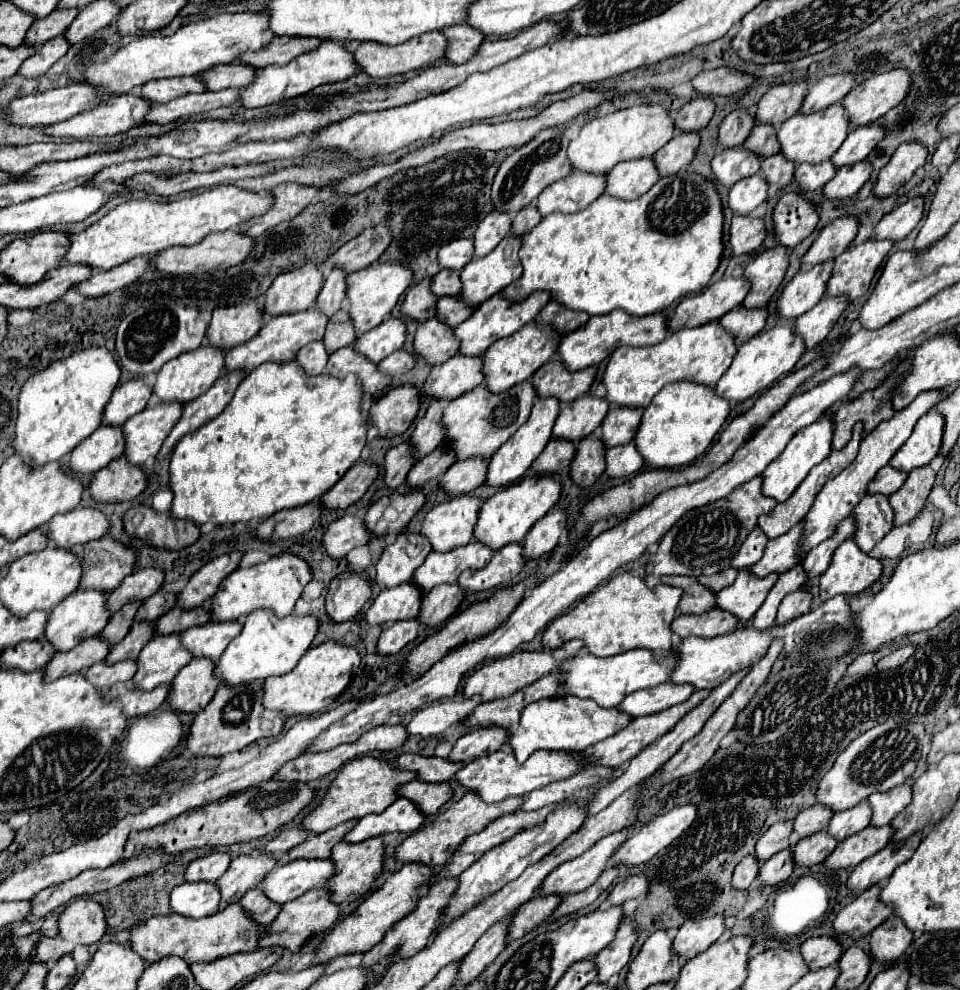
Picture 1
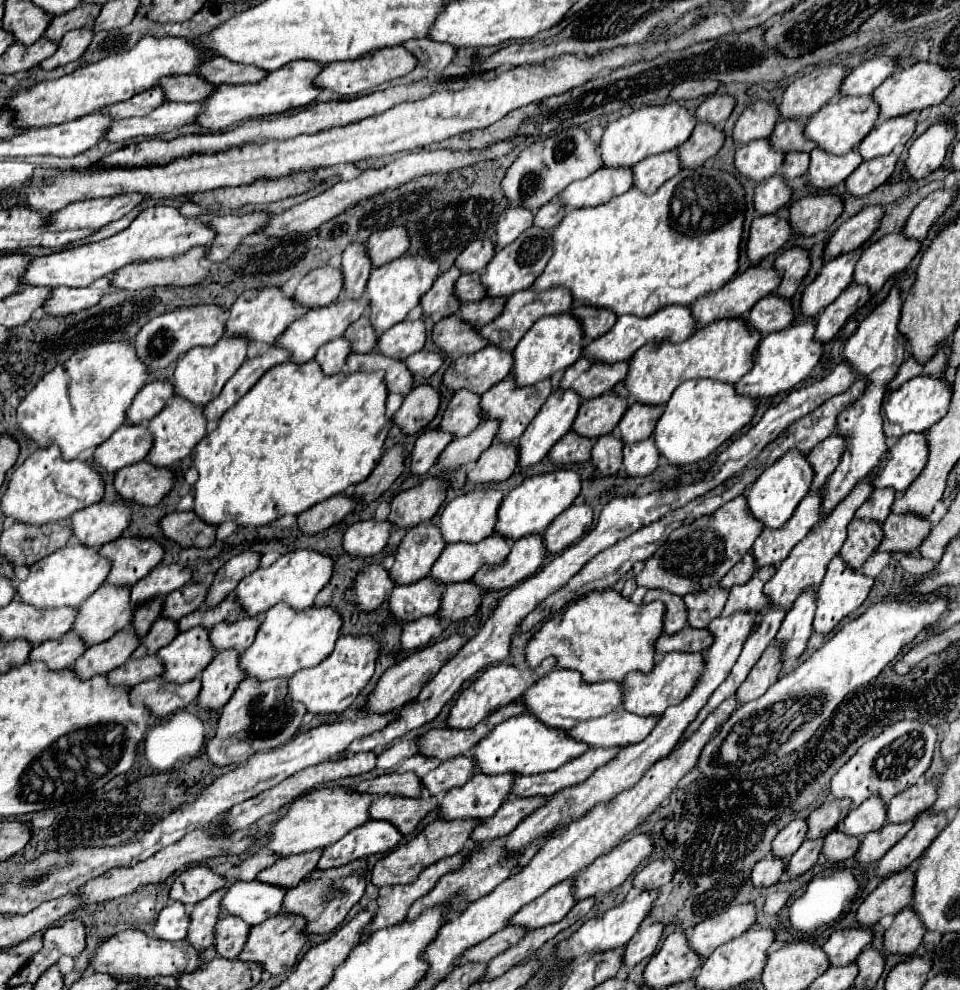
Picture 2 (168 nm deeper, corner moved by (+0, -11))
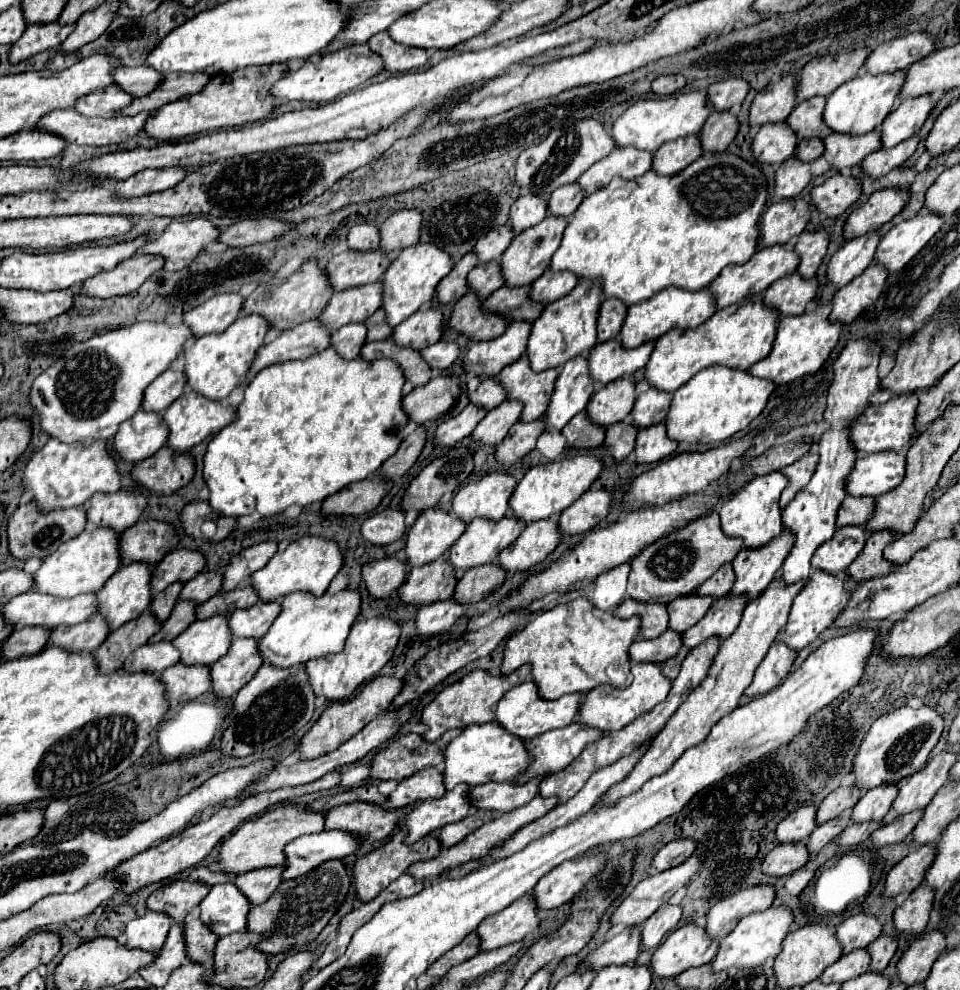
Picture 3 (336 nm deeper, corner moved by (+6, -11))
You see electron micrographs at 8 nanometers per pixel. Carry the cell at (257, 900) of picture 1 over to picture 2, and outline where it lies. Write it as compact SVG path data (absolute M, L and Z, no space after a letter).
M229 912L223 914L223 918L217 922L217 936L213 942L217 954L223 958L237 958L245 946L245 940L249 938L249 930L251 926L239 916L233 916Z

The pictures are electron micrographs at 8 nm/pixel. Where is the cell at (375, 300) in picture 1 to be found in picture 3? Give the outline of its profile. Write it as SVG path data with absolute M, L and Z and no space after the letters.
M419 242L407 250L403 250L387 268L387 274L383 278L383 310L387 312L387 322L391 326L401 324L403 320L407 320L411 314L415 314L423 304L431 302L435 296L435 288L437 284L453 270L455 262L451 260L451 256L435 246L435 244L425 244Z

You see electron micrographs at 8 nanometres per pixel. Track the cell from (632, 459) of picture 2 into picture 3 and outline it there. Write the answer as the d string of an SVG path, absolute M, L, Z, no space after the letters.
M655 424L649 428L641 428L635 442L635 460L639 464L653 464L659 460L665 460L669 454L673 454L677 448L677 442L673 442L667 436L665 424Z

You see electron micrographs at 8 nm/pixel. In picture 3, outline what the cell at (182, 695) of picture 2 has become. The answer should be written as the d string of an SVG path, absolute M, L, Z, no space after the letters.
M183 662L167 668L161 676L167 686L167 698L171 706L177 706L187 700L195 700L211 688L211 668L209 666L187 666Z

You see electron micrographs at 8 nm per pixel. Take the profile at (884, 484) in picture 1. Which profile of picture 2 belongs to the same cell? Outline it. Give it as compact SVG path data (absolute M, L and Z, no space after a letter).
M875 488L873 494L861 504L857 510L857 518L883 522L891 514L891 506L895 502L895 490L893 488Z

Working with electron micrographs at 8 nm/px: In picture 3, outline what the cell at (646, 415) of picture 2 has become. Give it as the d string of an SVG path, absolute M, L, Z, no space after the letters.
M649 388L645 394L641 394L635 402L635 408L631 412L631 420L637 428L647 428L653 424L659 424L667 418L669 406L671 406L671 392L661 392L655 388Z

